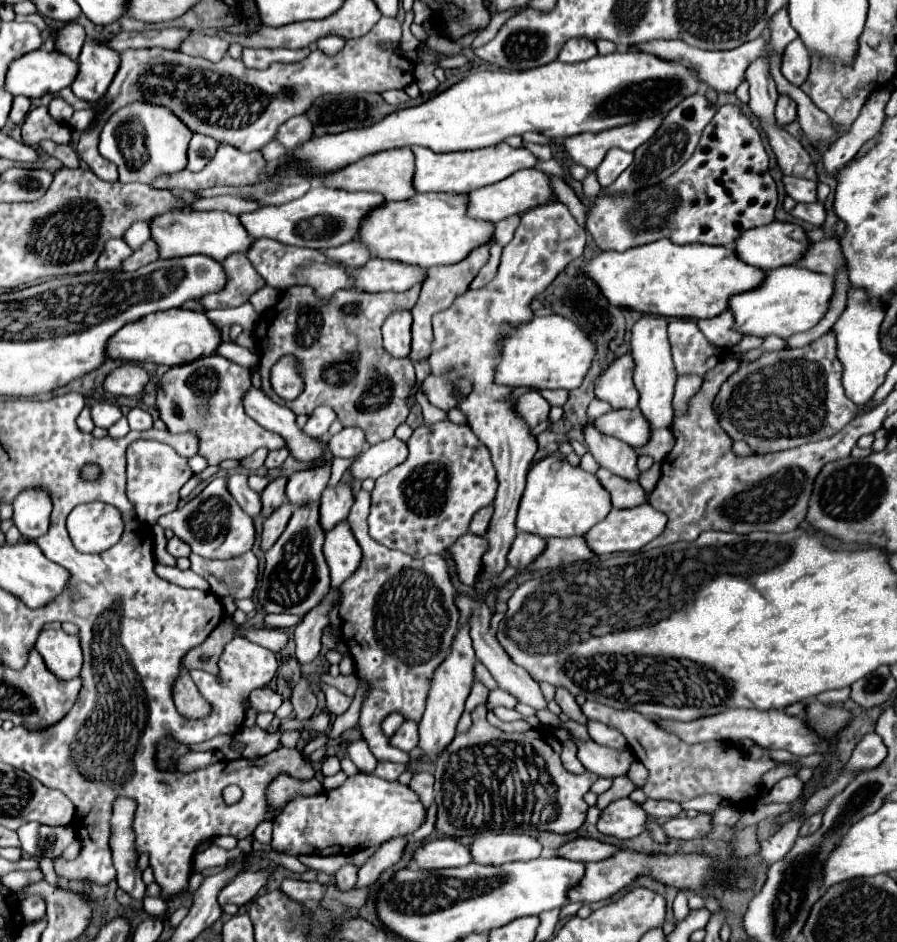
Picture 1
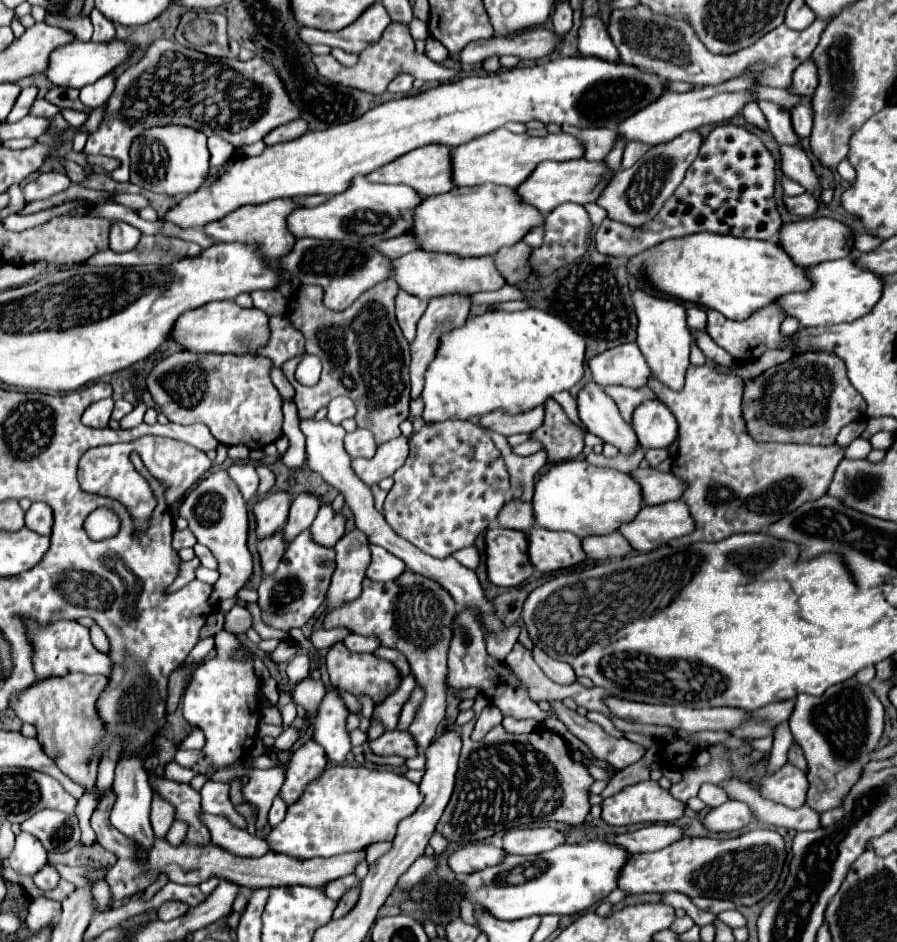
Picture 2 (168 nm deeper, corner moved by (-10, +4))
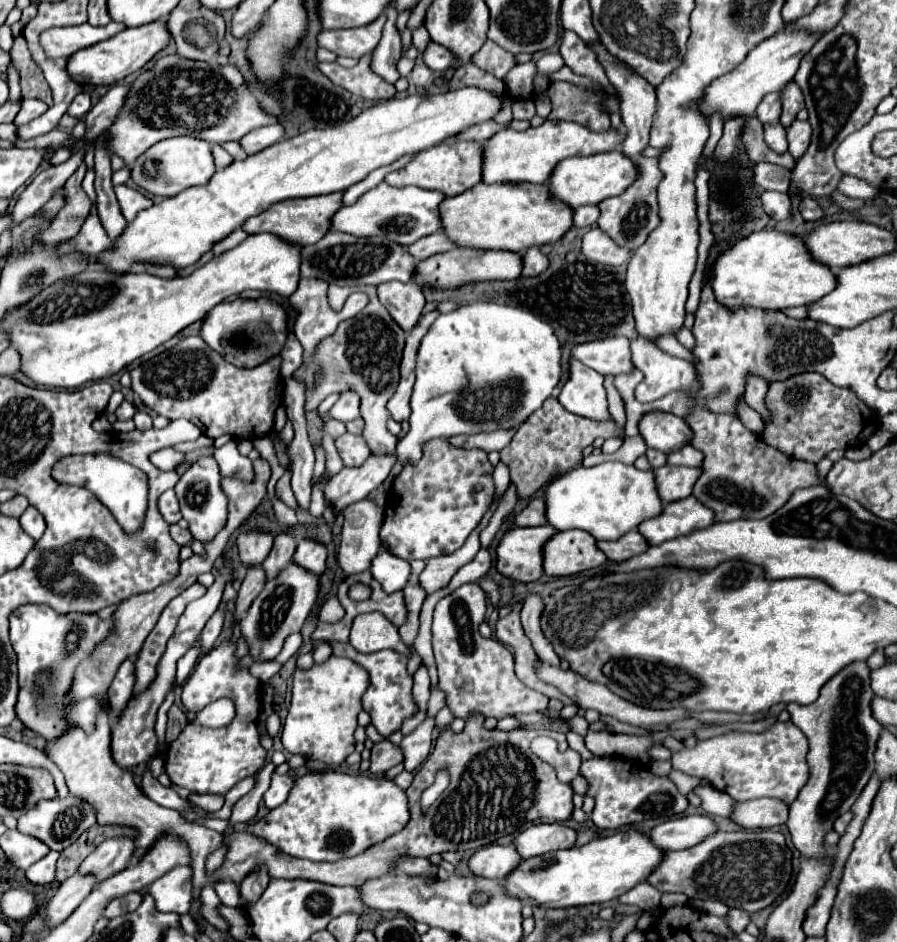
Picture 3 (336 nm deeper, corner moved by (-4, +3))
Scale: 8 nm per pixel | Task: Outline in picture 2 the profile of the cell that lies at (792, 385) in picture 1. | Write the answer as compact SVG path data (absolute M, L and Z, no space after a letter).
M830 353L792 357L744 387L744 419L756 441L834 445L840 429L862 419L864 413L866 401L848 381L844 363Z

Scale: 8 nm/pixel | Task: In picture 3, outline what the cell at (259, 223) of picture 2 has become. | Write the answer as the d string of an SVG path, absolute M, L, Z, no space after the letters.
M342 192L326 194L326 196L312 196L312 198L282 200L282 202L276 202L274 206L270 206L268 210L264 210L262 214L248 218L242 228L248 234L270 232L270 234L282 238L288 244L298 244L298 246L314 244L314 242L318 242L328 232L328 228L330 228L330 216L342 206L340 196L342 196Z

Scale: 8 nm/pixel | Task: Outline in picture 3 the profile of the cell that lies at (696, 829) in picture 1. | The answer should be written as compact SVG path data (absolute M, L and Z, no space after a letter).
M776 798L734 802L728 818L742 828L772 828L786 822L788 806Z

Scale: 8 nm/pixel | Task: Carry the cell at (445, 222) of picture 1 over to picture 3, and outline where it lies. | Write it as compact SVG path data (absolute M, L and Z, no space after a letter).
M476 184L440 202L444 234L460 248L522 252L530 246L554 244L572 226L572 208L550 198L546 184Z

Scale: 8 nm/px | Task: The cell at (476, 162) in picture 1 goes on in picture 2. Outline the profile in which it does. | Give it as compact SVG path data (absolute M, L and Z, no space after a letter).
M506 127L486 133L484 137L476 137L466 145L460 145L452 151L452 177L456 185L482 185L482 183L496 183L516 187L516 183L524 183L538 163L552 159L552 161L568 161L584 157L584 143L568 133L556 133L546 137L530 137L526 133L516 135Z

